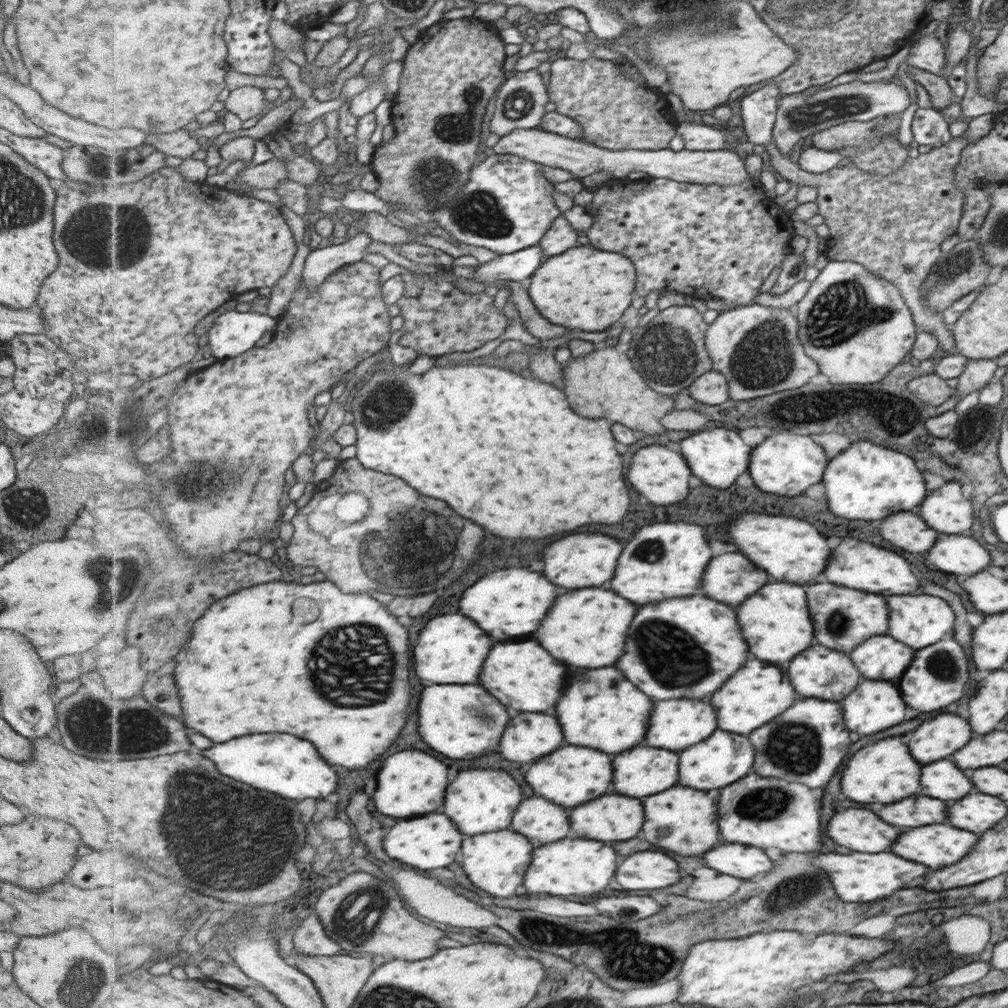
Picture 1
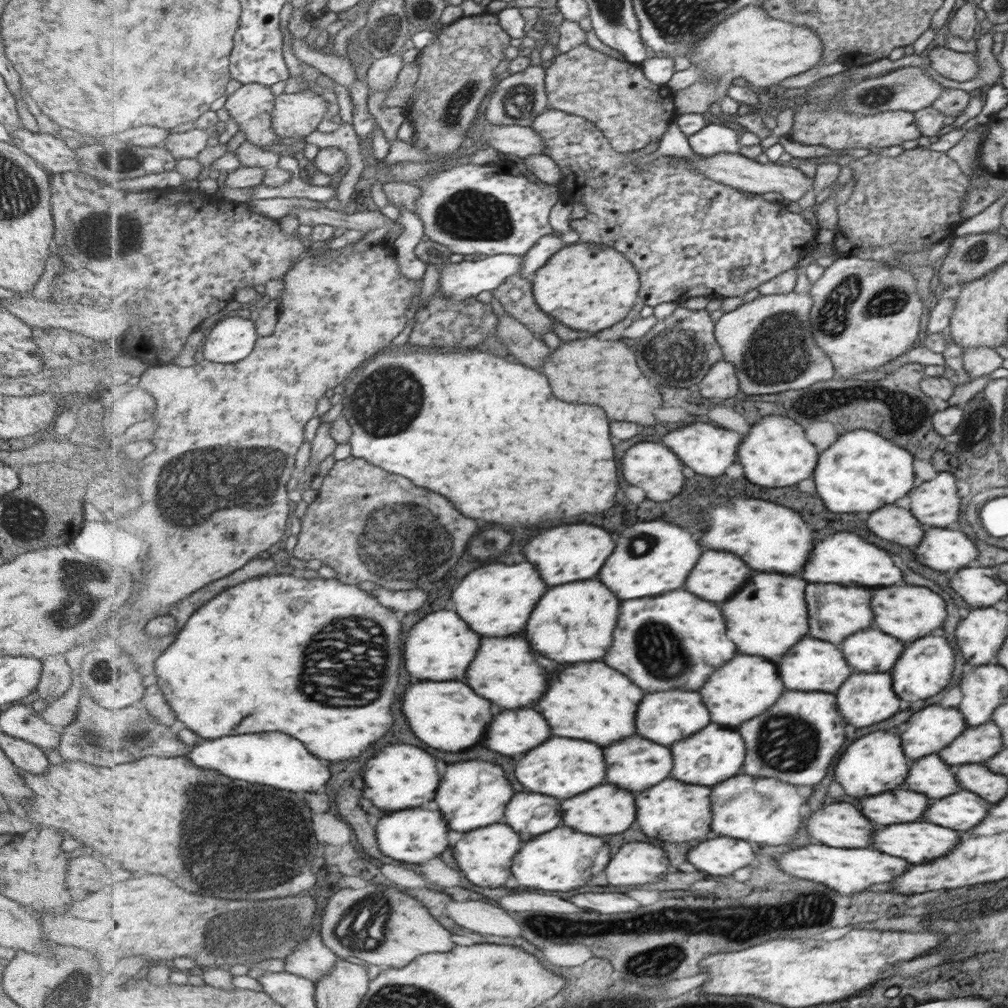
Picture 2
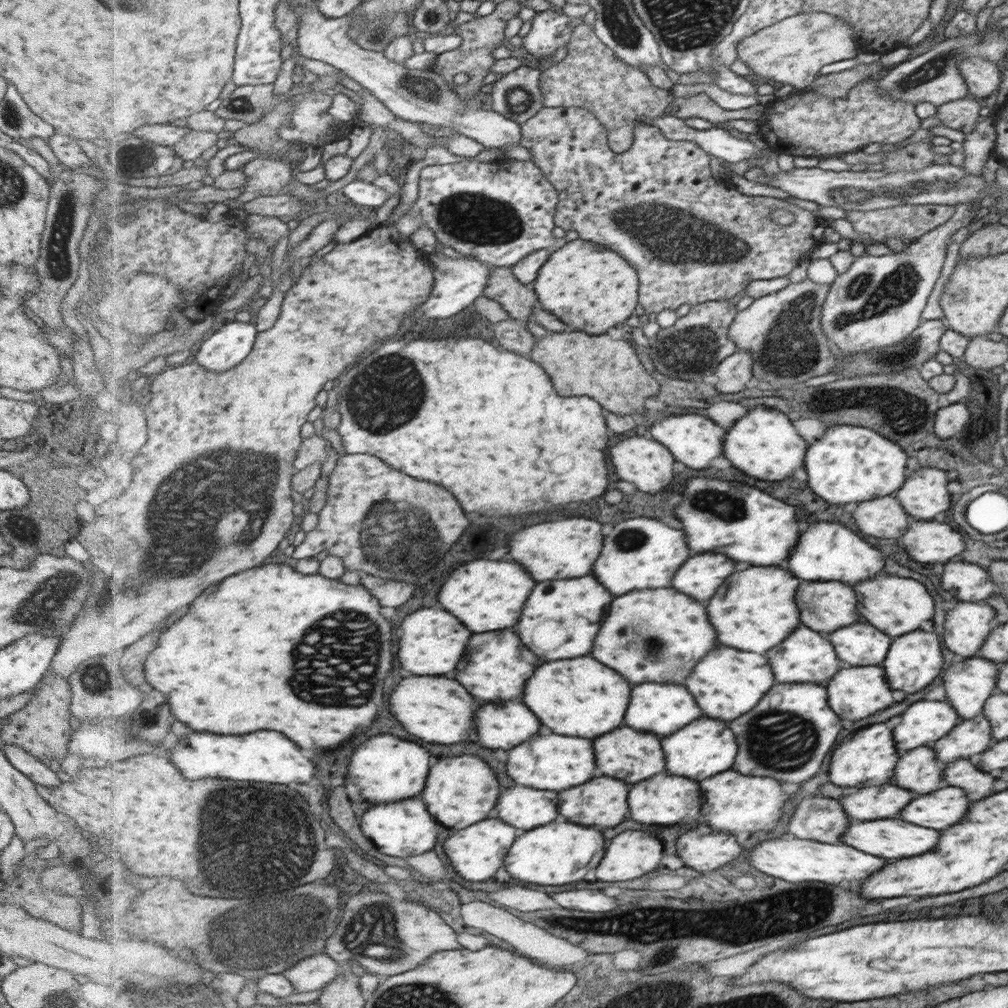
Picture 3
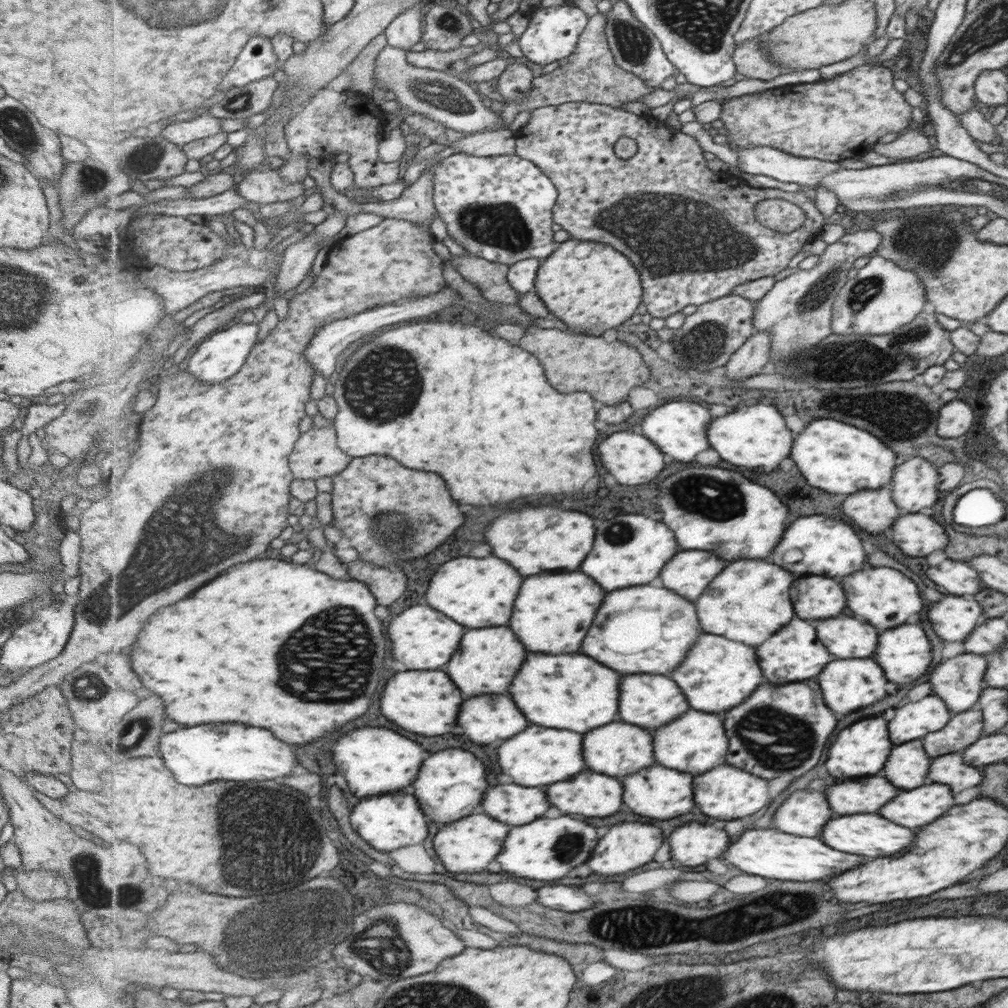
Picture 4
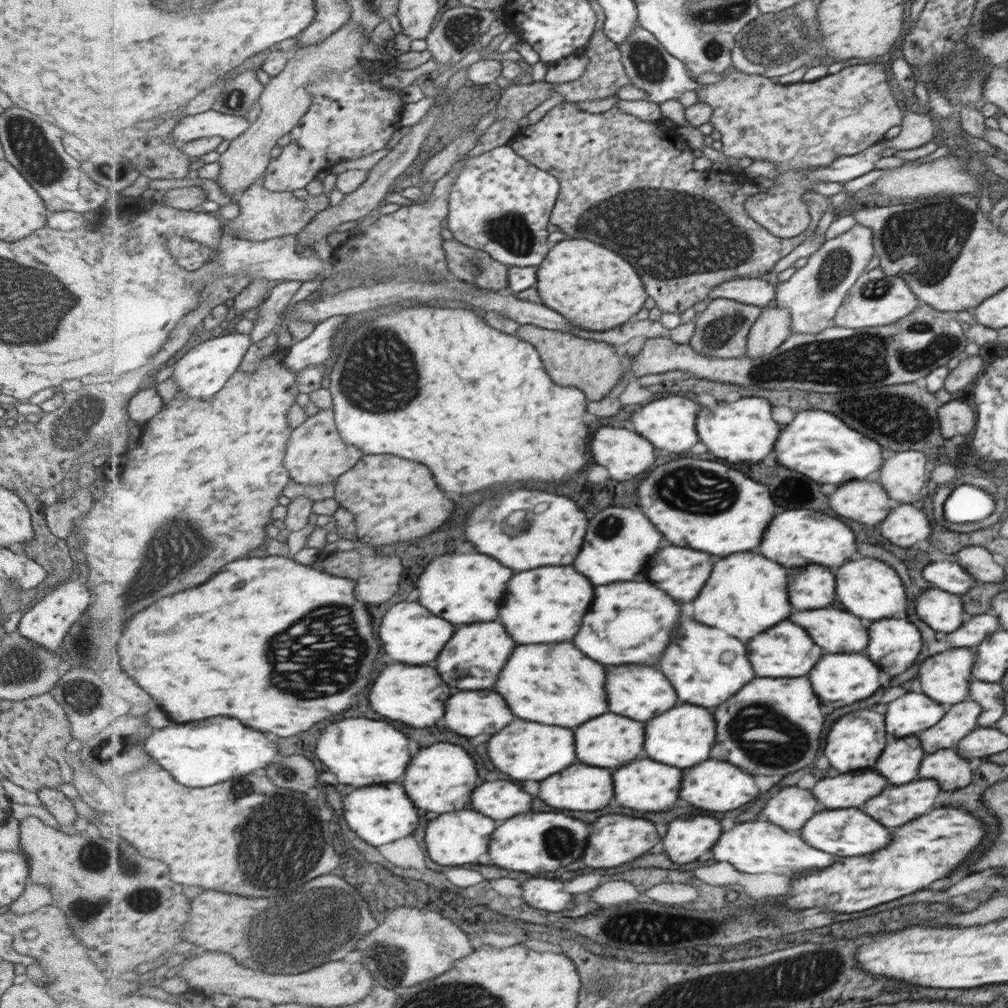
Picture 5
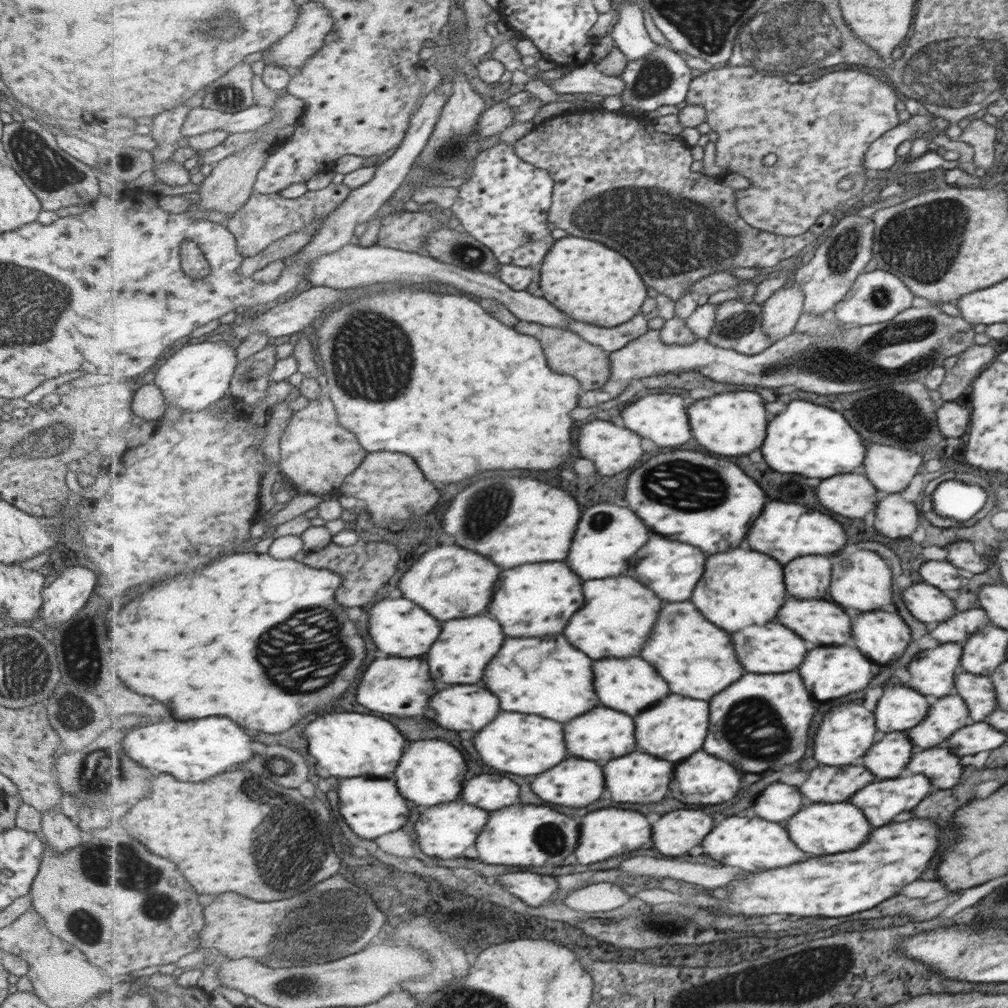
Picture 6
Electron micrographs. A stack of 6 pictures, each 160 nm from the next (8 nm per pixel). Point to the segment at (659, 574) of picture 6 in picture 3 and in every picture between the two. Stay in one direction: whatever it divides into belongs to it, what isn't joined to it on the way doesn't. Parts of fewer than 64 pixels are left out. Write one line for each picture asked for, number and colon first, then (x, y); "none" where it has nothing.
3: (701, 577)
4: (690, 573)
5: (682, 572)

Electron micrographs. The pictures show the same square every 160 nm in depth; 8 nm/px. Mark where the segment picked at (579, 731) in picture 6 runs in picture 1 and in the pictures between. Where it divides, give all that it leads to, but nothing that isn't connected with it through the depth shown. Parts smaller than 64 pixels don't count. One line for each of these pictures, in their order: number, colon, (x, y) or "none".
1: (646, 771)
2: (637, 764)
3: (633, 757)
4: (619, 749)
5: (611, 741)

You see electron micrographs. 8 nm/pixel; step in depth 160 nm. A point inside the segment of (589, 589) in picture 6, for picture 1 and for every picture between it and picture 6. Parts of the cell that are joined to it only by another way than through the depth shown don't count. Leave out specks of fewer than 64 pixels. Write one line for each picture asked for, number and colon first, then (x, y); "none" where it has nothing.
1: (700, 639)
2: (677, 641)
3: (659, 636)
4: (644, 630)
5: (632, 622)

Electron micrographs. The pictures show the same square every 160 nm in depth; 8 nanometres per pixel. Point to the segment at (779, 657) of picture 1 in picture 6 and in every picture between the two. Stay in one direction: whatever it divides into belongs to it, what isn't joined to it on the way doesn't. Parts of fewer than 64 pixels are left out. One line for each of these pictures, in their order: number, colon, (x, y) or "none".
2: (768, 617)
3: (756, 611)
4: (750, 601)
5: (746, 596)
6: (741, 588)

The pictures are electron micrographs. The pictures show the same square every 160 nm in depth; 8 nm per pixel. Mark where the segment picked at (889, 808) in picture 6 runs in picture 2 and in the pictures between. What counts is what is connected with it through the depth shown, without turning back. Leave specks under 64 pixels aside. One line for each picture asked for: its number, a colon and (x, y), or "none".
2: (961, 811)
3: (941, 810)
4: (915, 808)
5: (899, 804)

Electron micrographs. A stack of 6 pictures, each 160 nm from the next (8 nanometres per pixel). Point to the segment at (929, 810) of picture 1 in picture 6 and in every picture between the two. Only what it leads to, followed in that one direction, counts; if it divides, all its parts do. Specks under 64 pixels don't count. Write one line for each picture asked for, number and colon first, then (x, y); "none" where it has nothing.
2: (898, 806)
3: (876, 802)
4: (853, 796)
5: (844, 790)
6: (831, 784)

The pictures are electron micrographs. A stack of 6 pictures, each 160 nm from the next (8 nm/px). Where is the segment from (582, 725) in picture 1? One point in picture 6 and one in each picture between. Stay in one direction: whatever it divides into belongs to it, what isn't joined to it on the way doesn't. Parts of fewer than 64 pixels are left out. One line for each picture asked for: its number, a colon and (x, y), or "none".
2: (591, 701)
3: (582, 697)
4: (574, 692)
5: (559, 685)
6: (554, 679)

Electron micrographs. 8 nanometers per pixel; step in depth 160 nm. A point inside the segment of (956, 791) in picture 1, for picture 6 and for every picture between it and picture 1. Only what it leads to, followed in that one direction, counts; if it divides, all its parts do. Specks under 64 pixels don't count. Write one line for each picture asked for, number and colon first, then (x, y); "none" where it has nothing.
2: (931, 777)
3: (919, 772)
4: (907, 769)
5: (899, 763)
6: (887, 759)

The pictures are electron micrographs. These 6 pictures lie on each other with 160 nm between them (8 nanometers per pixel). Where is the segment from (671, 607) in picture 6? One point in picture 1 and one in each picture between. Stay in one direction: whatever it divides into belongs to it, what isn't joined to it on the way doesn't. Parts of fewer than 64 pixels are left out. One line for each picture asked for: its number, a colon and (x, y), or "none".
1: (756, 695)
2: (748, 687)
3: (730, 683)
4: (721, 674)
5: (708, 666)

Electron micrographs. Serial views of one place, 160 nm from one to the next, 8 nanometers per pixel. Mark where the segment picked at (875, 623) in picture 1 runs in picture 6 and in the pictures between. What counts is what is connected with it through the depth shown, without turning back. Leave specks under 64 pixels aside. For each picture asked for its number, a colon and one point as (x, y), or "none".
2: (835, 612)
3: (826, 606)
4: (817, 597)
5: (812, 587)
6: (806, 577)

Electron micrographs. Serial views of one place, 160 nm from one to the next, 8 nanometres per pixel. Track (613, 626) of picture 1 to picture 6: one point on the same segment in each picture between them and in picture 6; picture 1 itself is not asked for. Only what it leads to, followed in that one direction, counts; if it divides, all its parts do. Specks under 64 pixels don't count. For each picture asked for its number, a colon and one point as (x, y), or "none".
2: (575, 623)
3: (562, 622)
4: (555, 611)
5: (548, 605)
6: (537, 600)

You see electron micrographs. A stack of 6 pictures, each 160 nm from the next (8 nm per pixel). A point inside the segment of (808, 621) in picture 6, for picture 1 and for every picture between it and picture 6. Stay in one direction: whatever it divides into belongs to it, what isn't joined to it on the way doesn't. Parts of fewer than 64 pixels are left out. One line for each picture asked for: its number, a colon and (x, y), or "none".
1: (881, 658)
2: (871, 651)
3: (861, 645)
4: (848, 638)
5: (838, 632)

